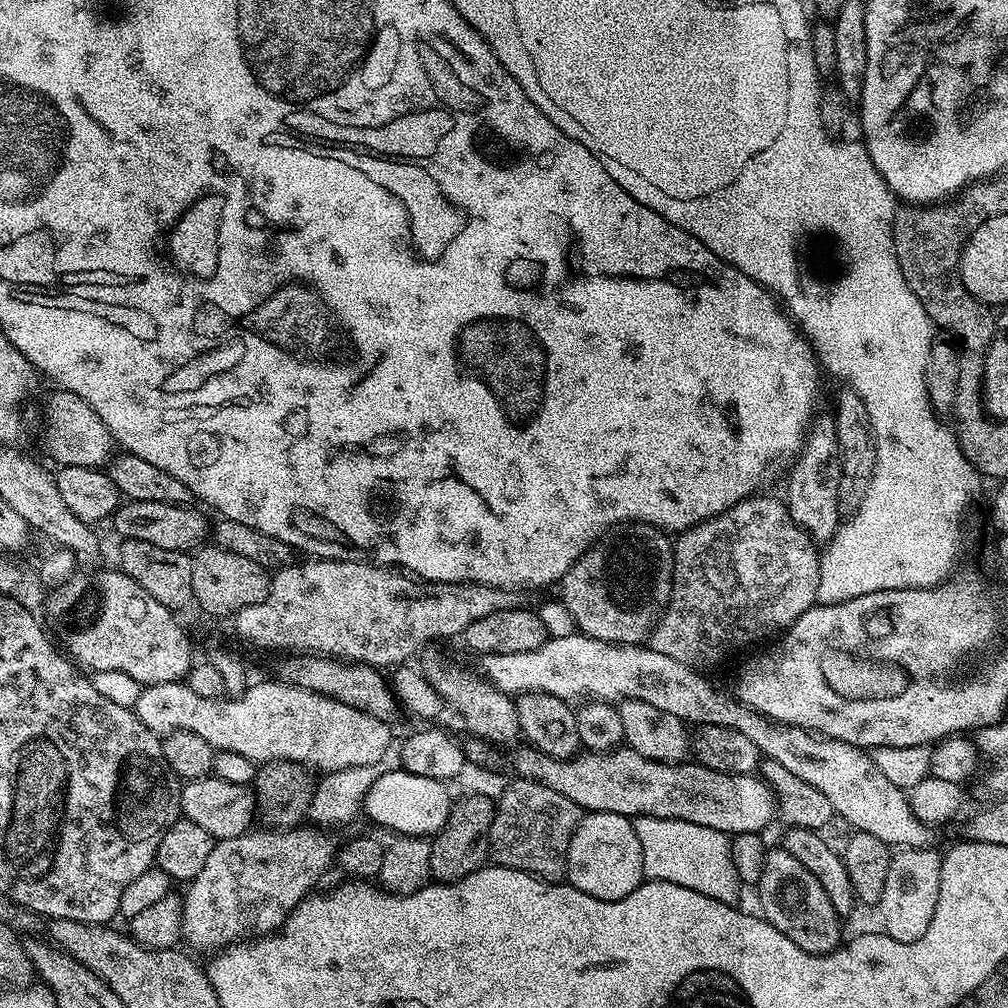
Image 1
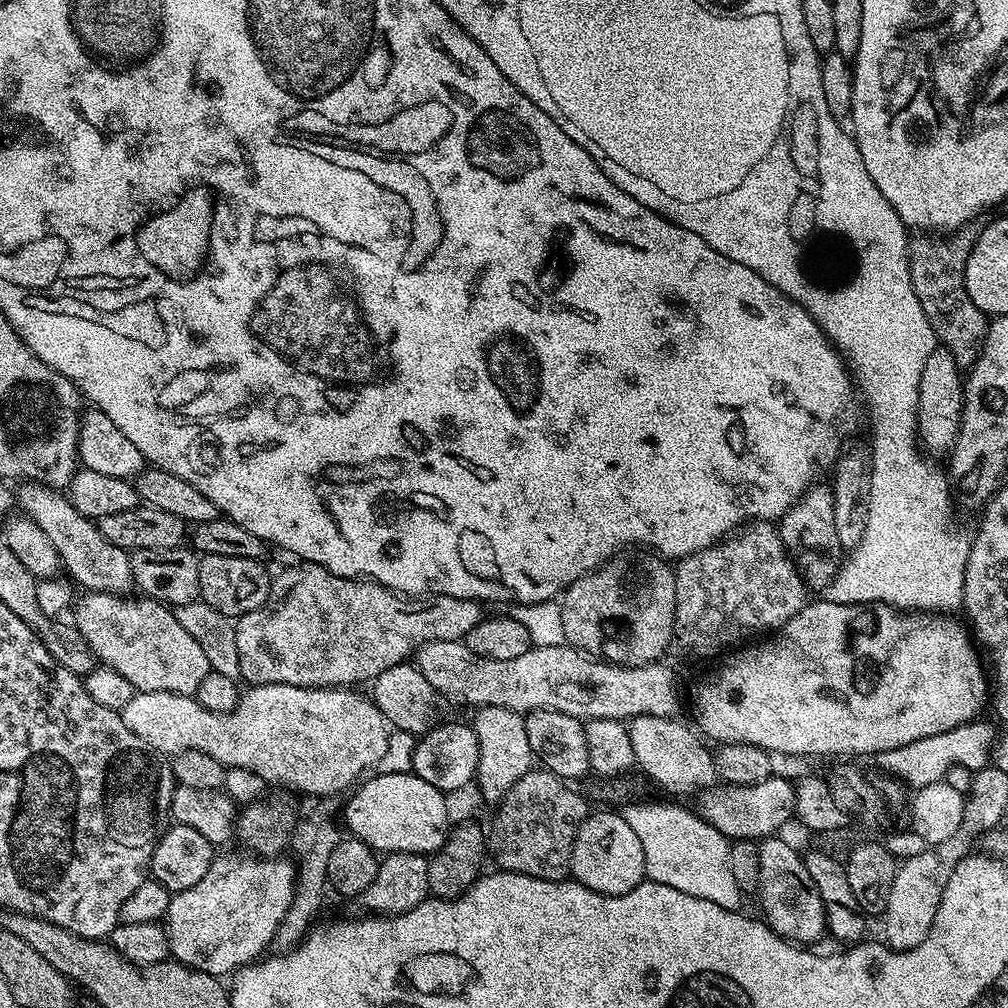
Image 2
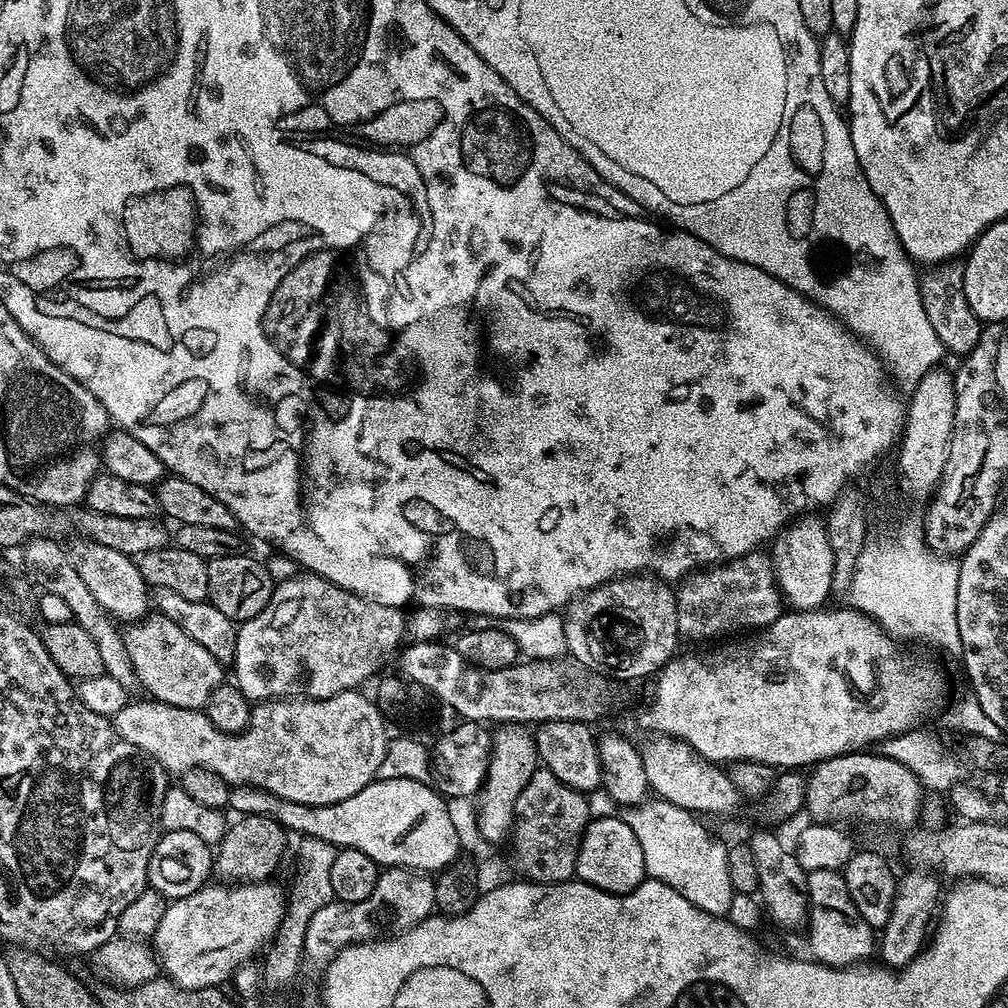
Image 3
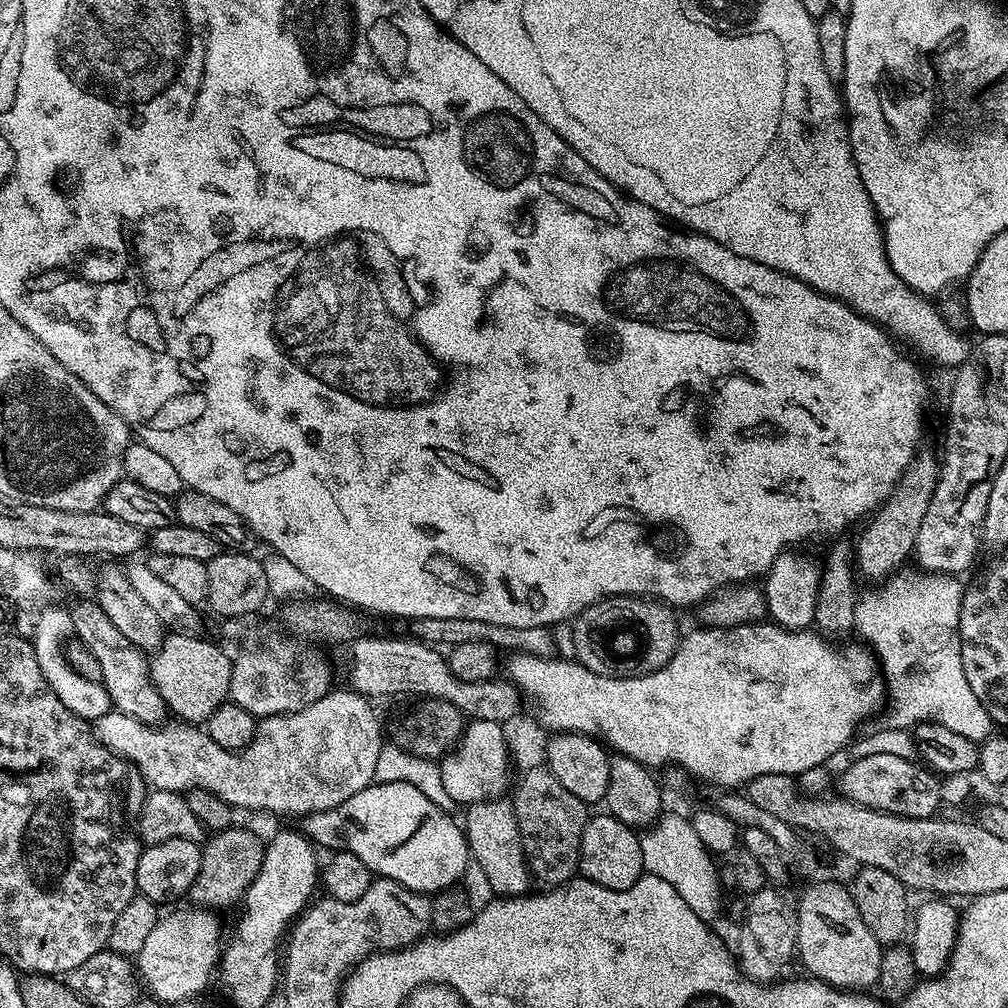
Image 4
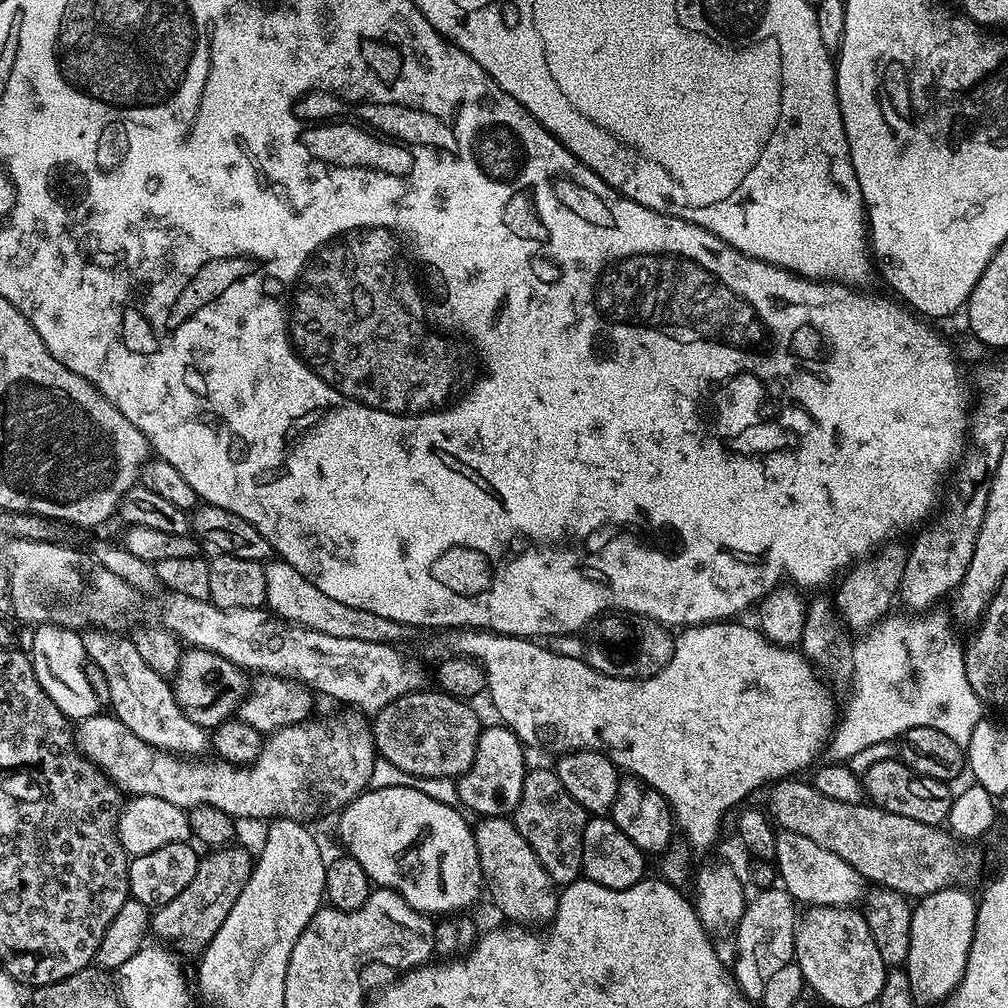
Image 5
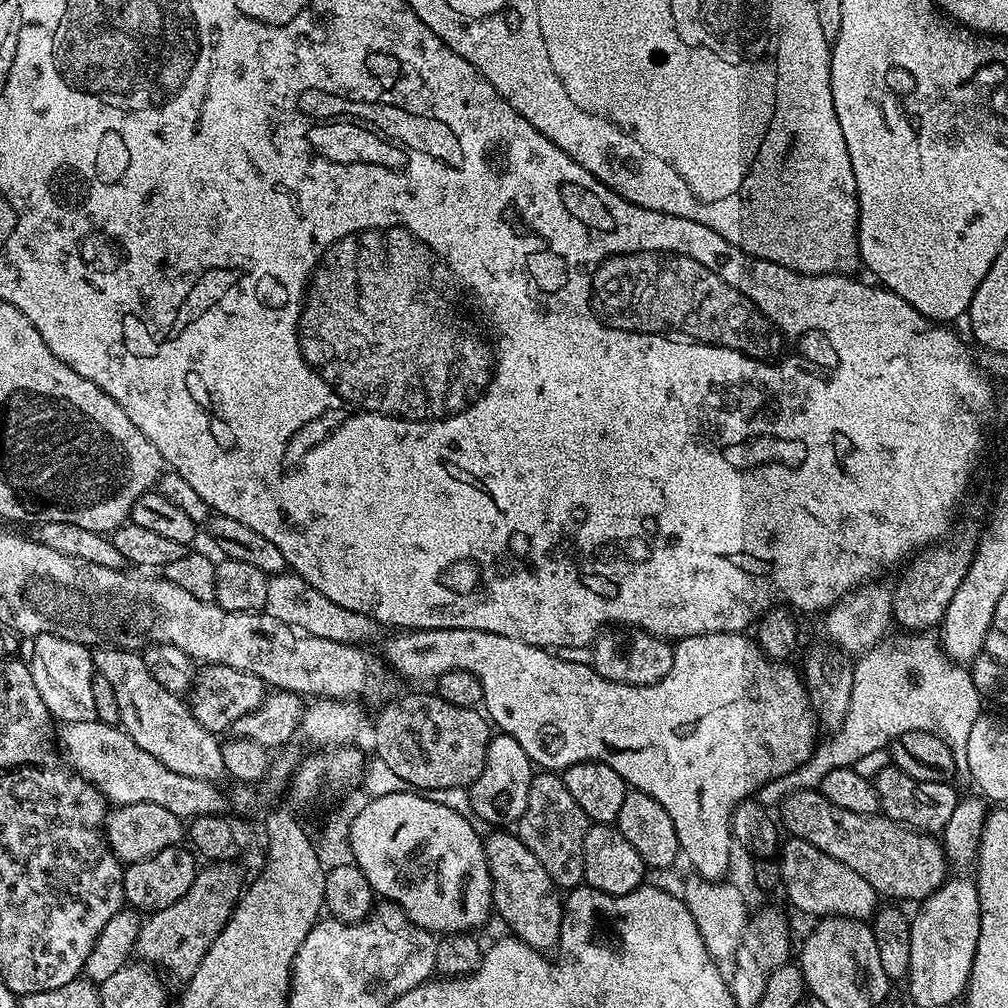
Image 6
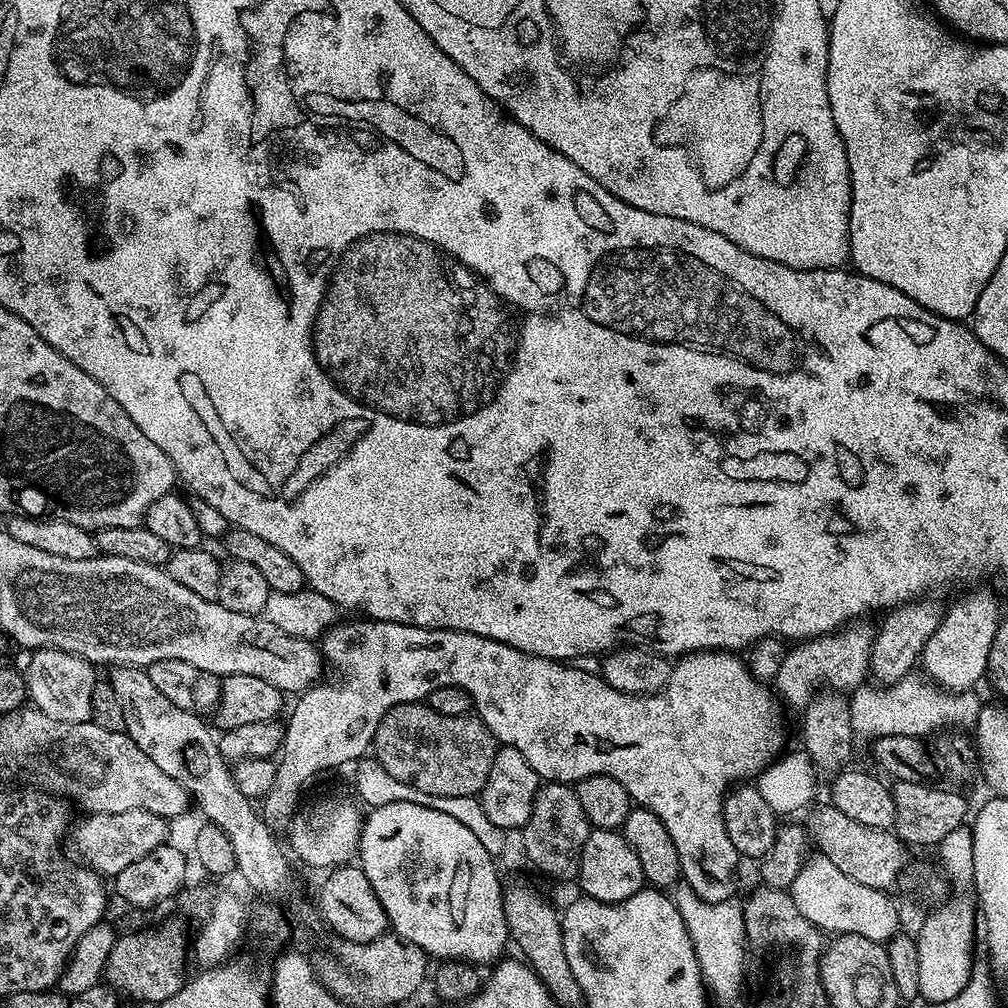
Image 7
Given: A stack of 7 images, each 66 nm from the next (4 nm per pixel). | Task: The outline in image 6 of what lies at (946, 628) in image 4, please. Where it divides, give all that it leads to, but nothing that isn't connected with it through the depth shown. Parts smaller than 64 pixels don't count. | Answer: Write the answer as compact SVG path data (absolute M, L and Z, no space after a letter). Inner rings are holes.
M900 634L897 640L891 638L881 640L855 661L852 677L854 686L850 694L850 710L846 714L844 727L831 737L832 741L829 744L821 743L805 764L798 766L782 778L763 784L758 793L759 803L776 806L789 792L802 788L819 789L822 778L826 778L830 770L853 767L866 754L873 753L879 748L887 749L893 741L907 731L928 731L930 734L943 737L945 743L951 745L953 749L963 750L967 746L971 727L982 715L980 709L982 697L974 686L969 669L957 666L949 660L939 639L932 634Z

